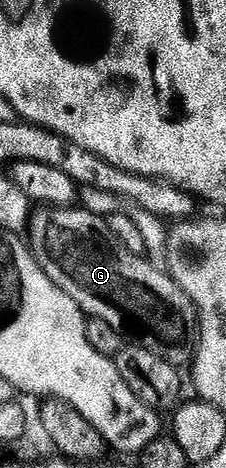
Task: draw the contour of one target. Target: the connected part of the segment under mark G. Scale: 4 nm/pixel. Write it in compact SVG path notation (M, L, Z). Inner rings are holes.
M39 207L32 212L29 222L29 248L35 254L35 262L43 268L45 275L53 279L65 295L69 295L79 304L87 317L105 319L124 338L143 345L149 351L161 355L176 367L182 366L183 353L179 350L182 341L198 342L199 311L194 303L181 291L181 287L172 279L170 272L158 269L147 262L146 256L138 257L123 246L109 231L106 220L87 209L53 209Z

